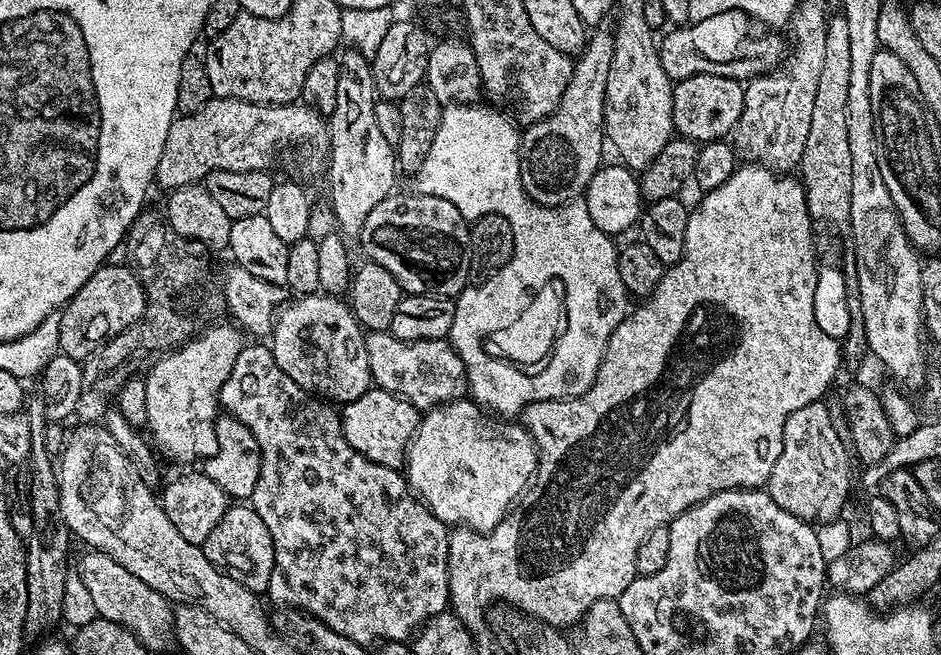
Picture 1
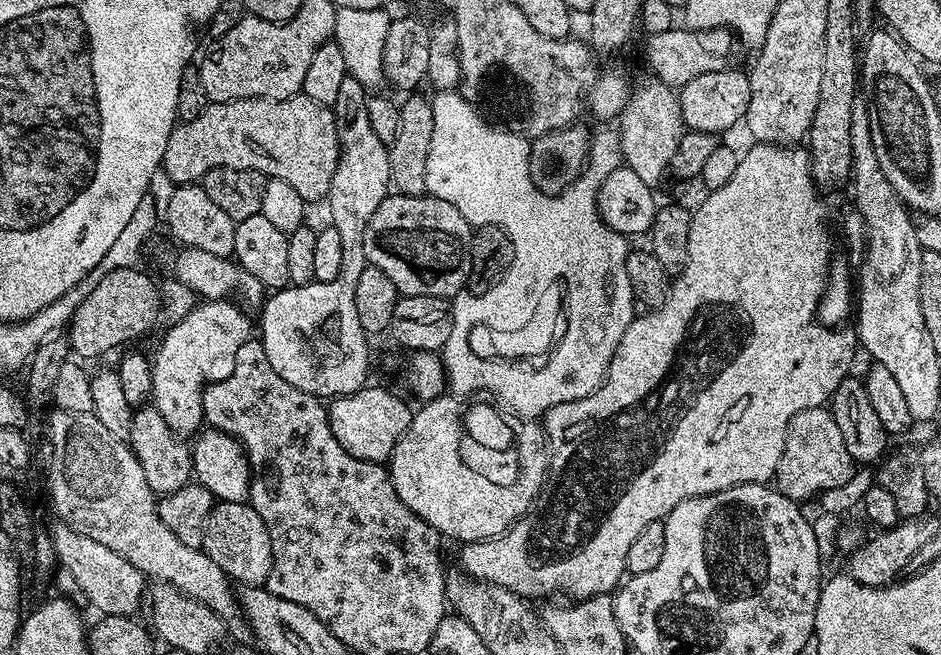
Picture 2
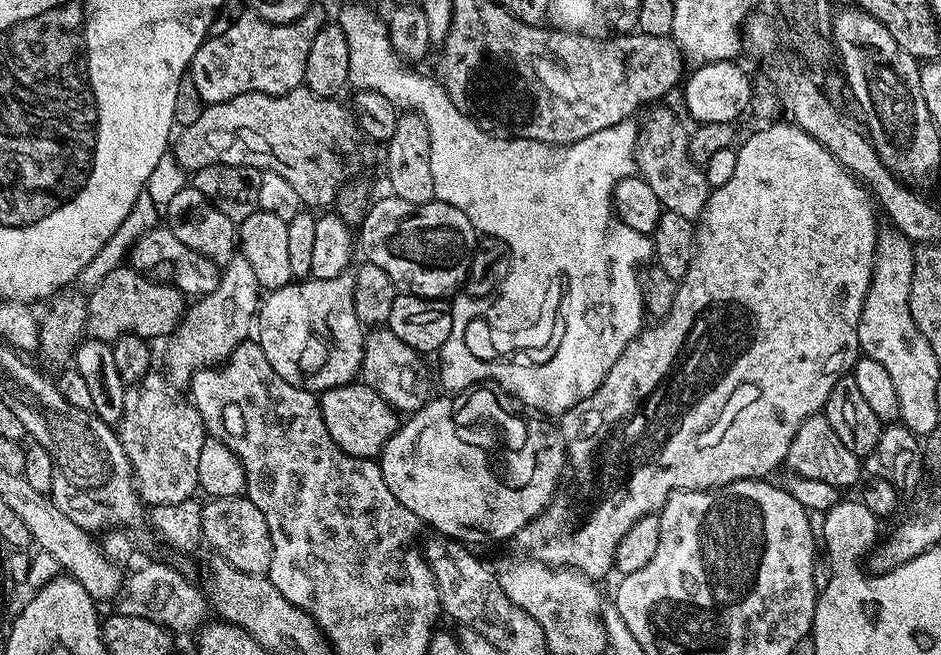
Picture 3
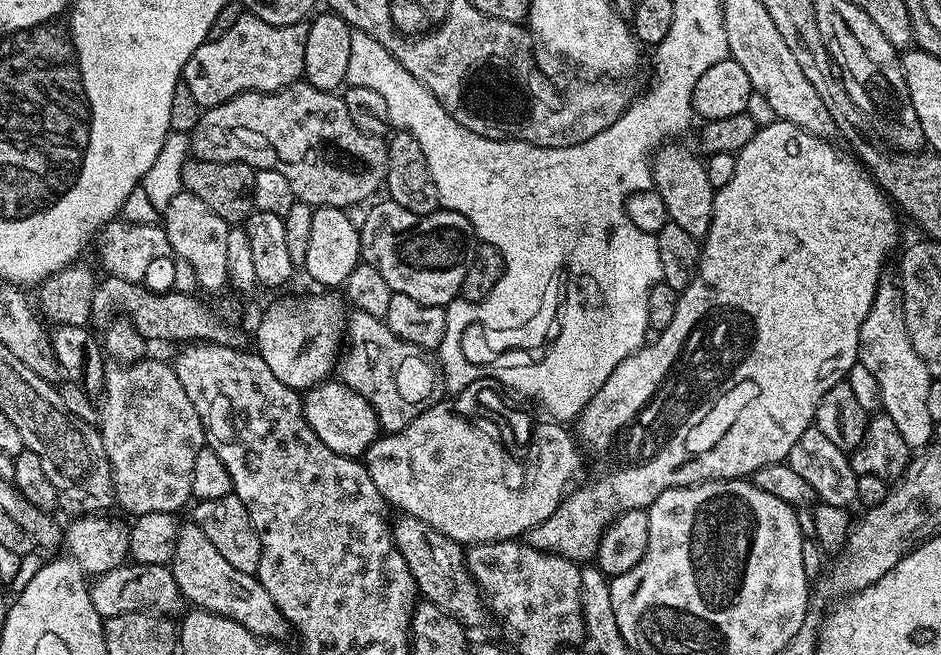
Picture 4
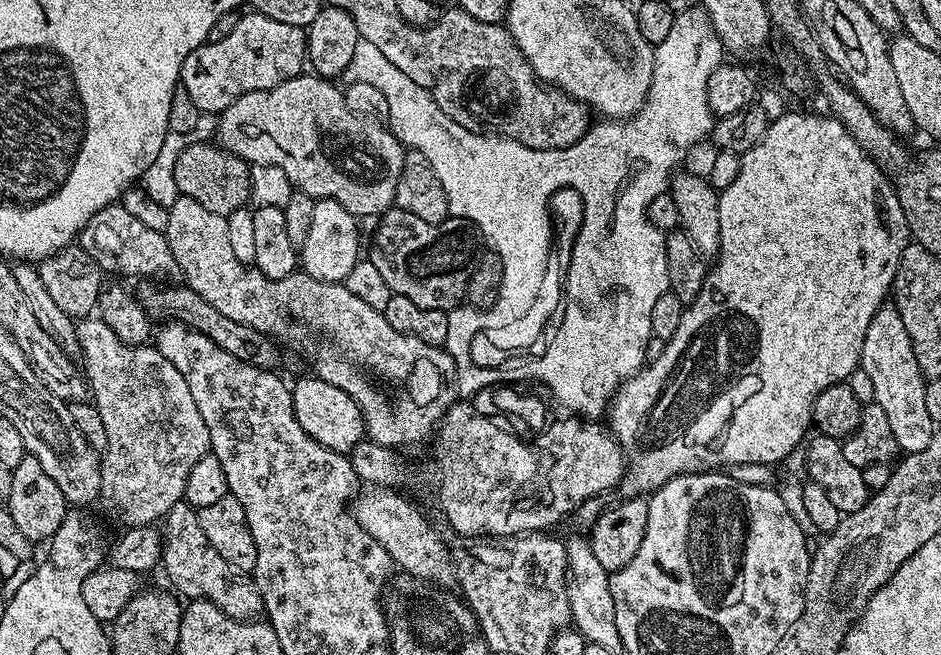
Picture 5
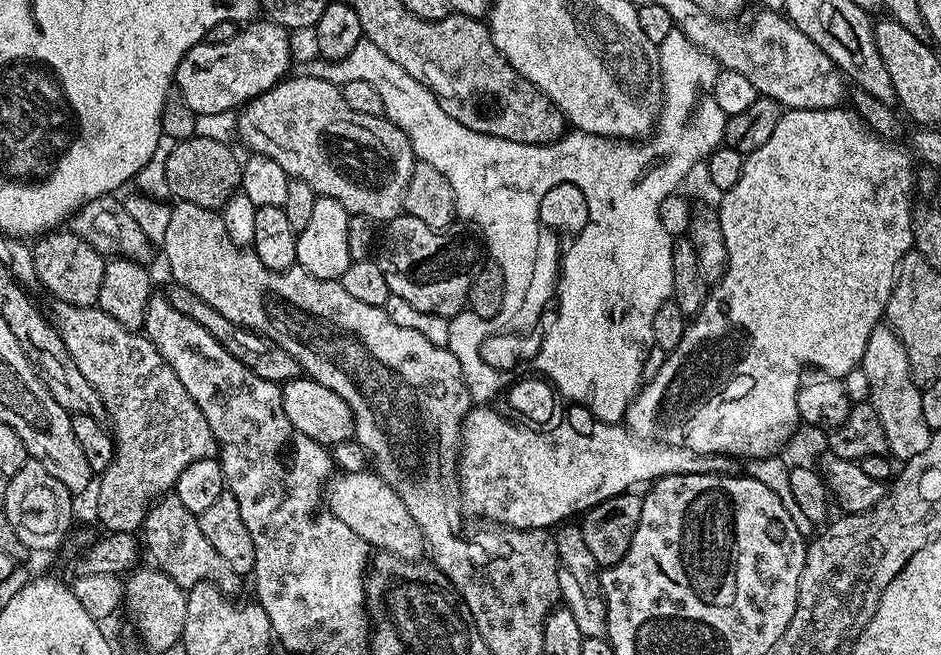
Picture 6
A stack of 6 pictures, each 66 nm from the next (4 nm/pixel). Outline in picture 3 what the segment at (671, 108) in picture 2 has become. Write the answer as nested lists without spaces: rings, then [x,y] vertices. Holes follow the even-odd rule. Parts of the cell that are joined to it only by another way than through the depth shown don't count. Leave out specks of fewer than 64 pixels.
[[[656,108],[644,121],[640,120],[634,164],[639,175],[654,190],[661,209],[682,214],[682,218],[696,222],[704,213],[710,195],[708,179],[703,171],[689,159],[685,141],[676,129],[676,116],[668,108]]]

